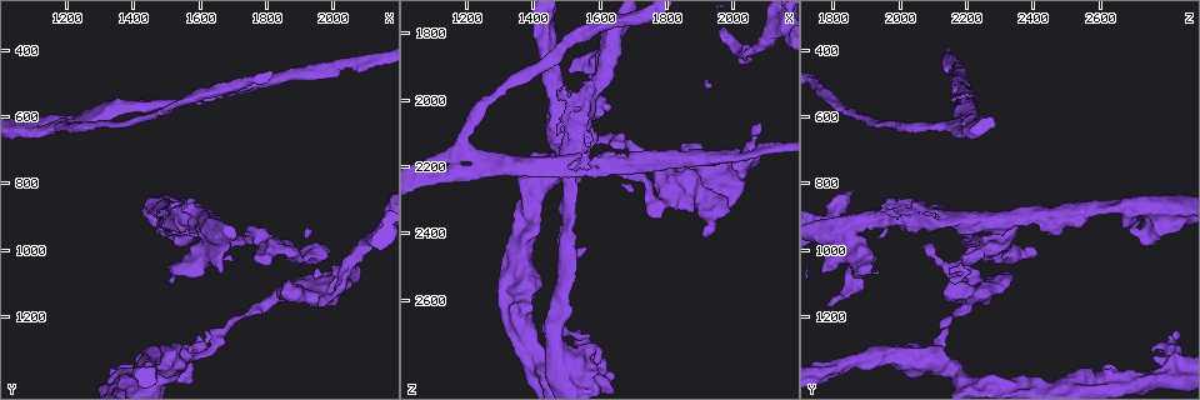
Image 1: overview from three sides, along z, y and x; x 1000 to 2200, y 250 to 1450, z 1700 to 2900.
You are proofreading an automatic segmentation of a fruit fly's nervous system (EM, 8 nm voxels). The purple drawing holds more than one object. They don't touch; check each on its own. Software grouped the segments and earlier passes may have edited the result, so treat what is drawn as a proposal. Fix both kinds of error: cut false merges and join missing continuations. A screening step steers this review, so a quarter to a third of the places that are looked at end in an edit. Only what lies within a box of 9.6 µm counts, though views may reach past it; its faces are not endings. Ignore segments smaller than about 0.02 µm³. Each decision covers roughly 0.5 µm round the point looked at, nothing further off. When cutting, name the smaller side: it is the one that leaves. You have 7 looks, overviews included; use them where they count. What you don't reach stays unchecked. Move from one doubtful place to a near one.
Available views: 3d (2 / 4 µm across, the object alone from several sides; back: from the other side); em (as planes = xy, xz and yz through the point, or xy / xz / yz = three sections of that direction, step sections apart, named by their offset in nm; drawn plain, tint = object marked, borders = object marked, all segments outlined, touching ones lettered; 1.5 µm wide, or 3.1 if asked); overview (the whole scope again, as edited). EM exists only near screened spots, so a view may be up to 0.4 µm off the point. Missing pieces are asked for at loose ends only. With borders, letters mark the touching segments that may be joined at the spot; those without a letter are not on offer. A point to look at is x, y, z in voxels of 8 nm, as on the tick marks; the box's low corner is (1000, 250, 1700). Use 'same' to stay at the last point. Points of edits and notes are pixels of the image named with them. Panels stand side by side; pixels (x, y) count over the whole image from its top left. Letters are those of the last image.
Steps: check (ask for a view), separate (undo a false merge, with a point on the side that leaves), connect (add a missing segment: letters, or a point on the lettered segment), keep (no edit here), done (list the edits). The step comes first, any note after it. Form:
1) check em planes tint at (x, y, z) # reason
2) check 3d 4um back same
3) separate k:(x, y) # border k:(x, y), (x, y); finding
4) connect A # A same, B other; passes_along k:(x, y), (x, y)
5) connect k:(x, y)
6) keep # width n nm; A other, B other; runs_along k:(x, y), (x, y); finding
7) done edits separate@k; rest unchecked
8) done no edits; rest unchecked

check 3d 2um at (1720, 1210, 2160) # narrows sharply

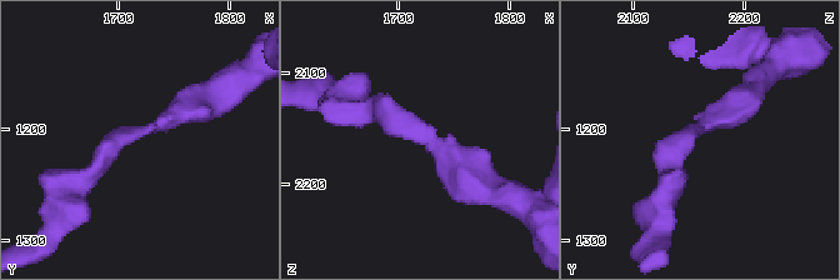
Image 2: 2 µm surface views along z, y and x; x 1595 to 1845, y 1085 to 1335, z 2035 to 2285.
check em planes borders at (1728, 1200, 2158) # arm_widths 200, 220 nm; need the tissue

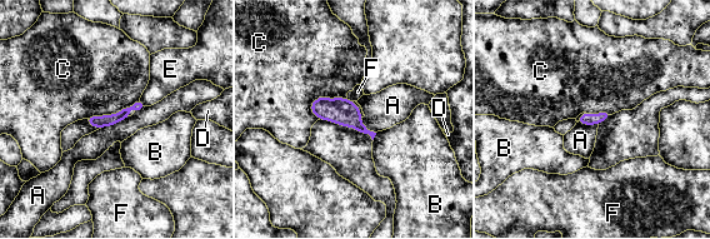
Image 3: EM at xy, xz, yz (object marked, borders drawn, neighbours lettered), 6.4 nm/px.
keep # A other, B other, C other, D other, E other, F other; border 3:(139, 99), (116, 113), (85, 118); one neuron here

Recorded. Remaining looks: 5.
check em planes tint at (1570, 960, 2440) # an open end

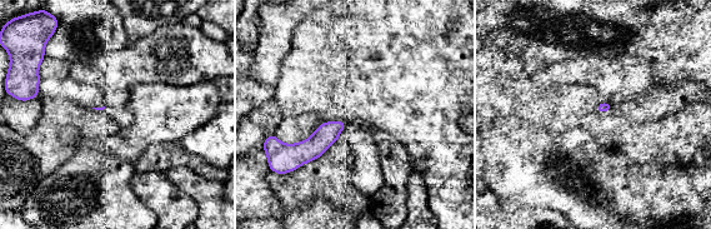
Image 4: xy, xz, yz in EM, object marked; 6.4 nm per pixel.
check em planes borders same

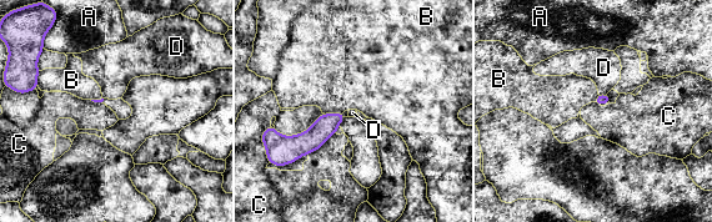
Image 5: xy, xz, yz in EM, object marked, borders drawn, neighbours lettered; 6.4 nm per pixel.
keep # A other, B other, C other, D other; none of them fits

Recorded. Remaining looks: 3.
check 3d 2um at (1120, 640, 2160) # an open end

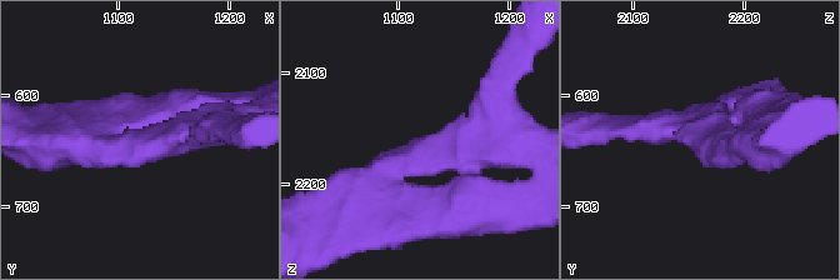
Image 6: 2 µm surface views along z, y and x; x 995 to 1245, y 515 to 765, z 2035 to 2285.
check em yz step 4 borders at (1124, 638, 2164)

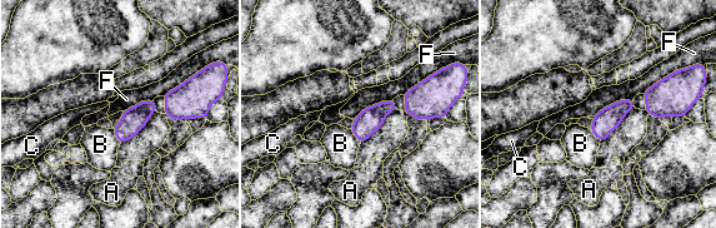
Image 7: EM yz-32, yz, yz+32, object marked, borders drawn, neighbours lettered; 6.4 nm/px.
check em planes borders same # another direction

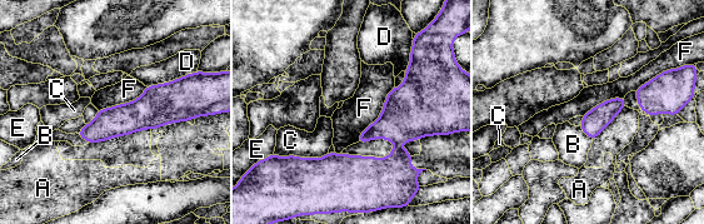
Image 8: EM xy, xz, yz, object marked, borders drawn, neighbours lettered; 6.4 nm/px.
keep # A other, B other, C other, D other, E other, F other; border 8:(394, 85), (382, 113), (357, 142); no lettered segment goes on from it

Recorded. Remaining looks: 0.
done no edits; rest unchecked

